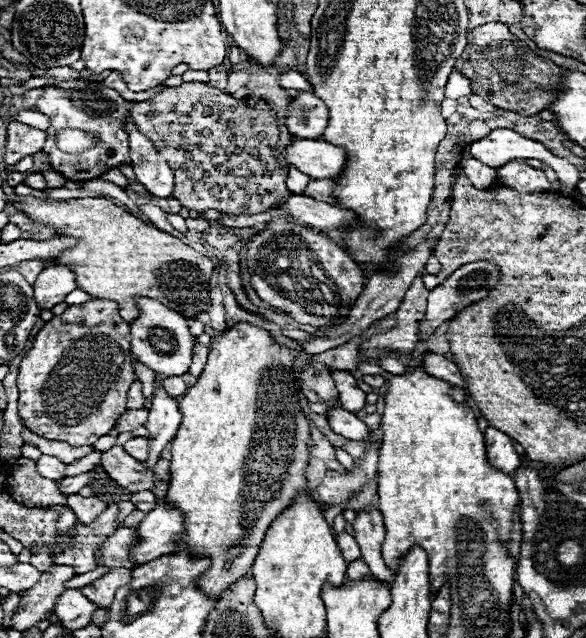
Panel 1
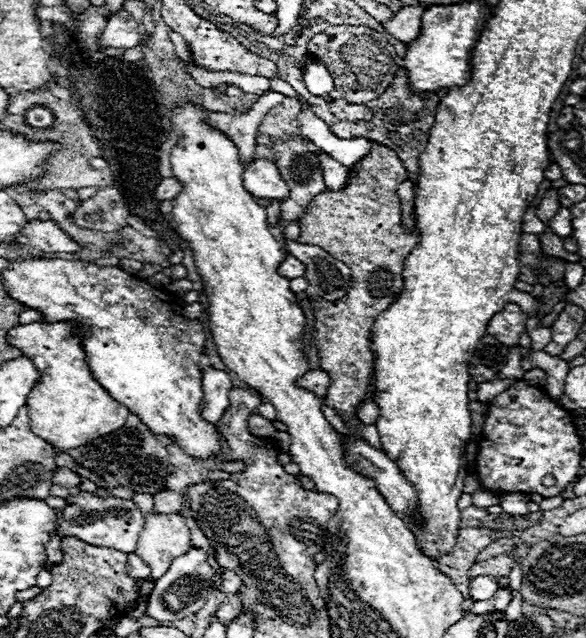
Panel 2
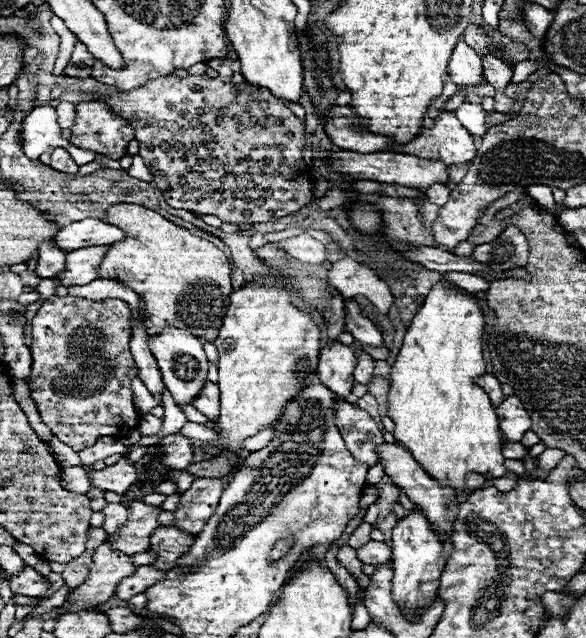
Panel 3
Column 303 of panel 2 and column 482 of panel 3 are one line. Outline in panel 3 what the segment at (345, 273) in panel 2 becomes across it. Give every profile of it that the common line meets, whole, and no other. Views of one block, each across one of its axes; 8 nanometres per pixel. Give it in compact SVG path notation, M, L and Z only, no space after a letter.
M510 224L500 232L496 240L476 246L472 256L476 256L476 260L488 260L496 272L502 272L512 264L526 264L528 242L524 240L524 234L518 230L518 226Z

